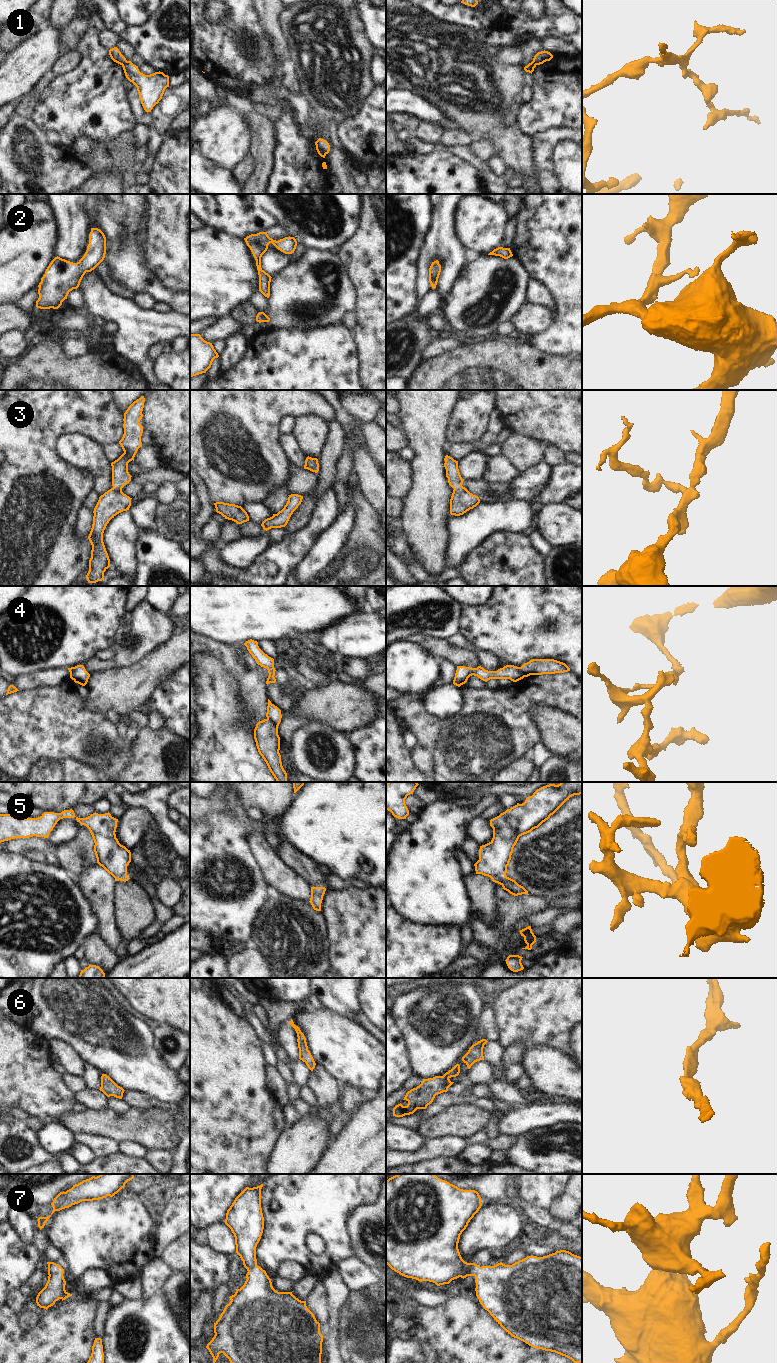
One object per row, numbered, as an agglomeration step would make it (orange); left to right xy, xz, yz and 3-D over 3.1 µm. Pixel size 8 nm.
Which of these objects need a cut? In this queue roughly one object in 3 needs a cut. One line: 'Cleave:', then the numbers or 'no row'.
Cleave: 1, 4, 5

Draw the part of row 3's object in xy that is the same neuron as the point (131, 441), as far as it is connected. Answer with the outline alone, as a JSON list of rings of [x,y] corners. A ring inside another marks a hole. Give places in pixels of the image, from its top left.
[[[141,396],[134,401],[124,413],[124,434],[119,441],[124,453],[112,466],[112,488],[99,497],[94,508],[93,524],[88,536],[92,545],[89,571],[86,575],[89,583],[96,583],[104,579],[104,572],[110,567],[110,559],[103,542],[103,533],[109,523],[117,514],[129,510],[131,499],[122,492],[122,488],[131,481],[128,472],[128,463],[142,447],[141,436],[143,426],[139,421],[143,417],[145,398]]]

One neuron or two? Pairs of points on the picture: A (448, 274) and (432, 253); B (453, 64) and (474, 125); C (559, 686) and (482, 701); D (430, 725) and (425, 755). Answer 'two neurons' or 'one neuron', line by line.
A: one neuron
B: one neuron
C: one neuron
D: two neurons

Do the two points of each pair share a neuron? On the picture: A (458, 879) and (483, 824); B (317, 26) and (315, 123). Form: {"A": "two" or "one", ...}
{"A": "two", "B": "two"}

